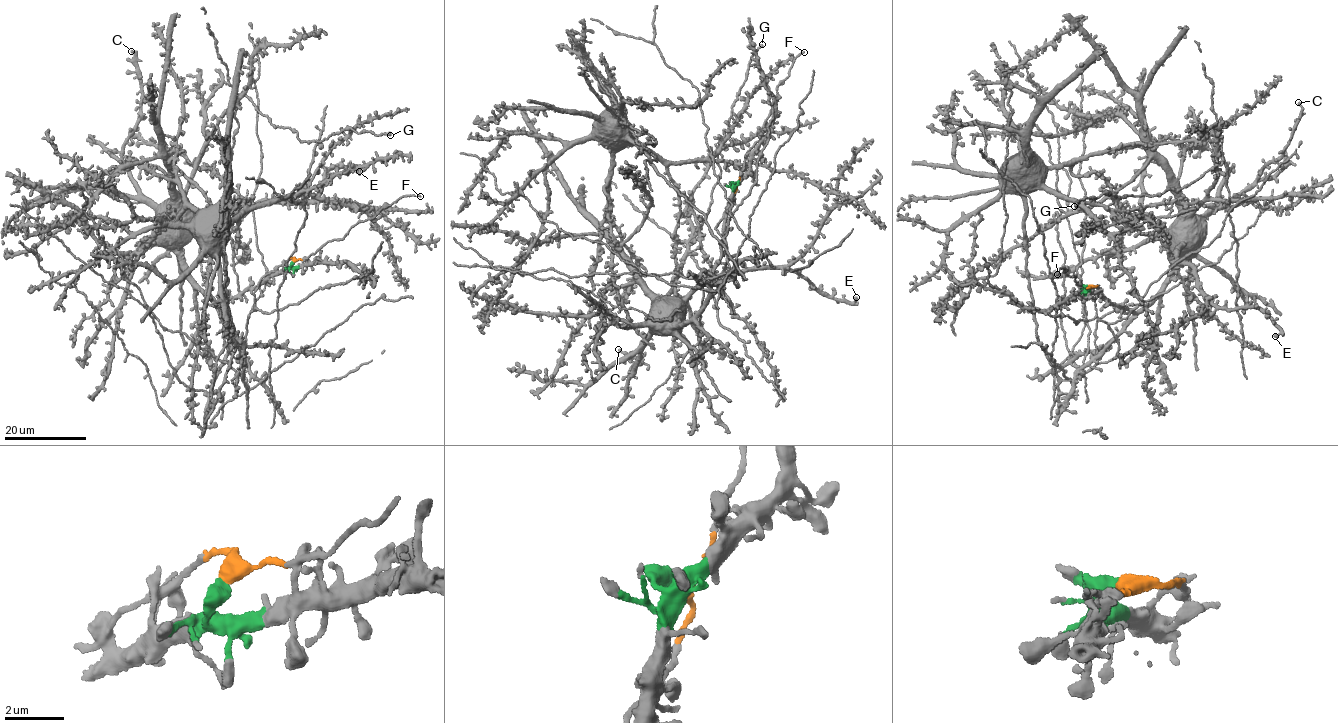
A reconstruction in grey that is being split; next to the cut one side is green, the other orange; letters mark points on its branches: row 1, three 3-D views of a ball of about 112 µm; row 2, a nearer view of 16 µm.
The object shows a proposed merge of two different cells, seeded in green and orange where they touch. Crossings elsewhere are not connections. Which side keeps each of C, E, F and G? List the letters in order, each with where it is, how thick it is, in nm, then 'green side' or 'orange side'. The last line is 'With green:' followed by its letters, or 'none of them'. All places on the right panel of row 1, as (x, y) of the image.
C: (1298, 102) | 220 nm | green side
E: (1275, 336) | 440 nm | green side
F: (1057, 274) | 170 nm | orange side
G: (1074, 206) | 400 nm | green side
With green: C, E, G

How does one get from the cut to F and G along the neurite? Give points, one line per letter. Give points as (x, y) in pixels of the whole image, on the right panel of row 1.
F: (1088, 286), (1089, 288), (1083, 287), (1081, 282), (1077, 284), (1075, 276), (1069, 276), (1062, 268), (1057, 274)
G: (1088, 286), (1118, 306), (1149, 307), (1190, 251), (1193, 209), (1219, 169), (1176, 190), (1103, 193), (1074, 206)

